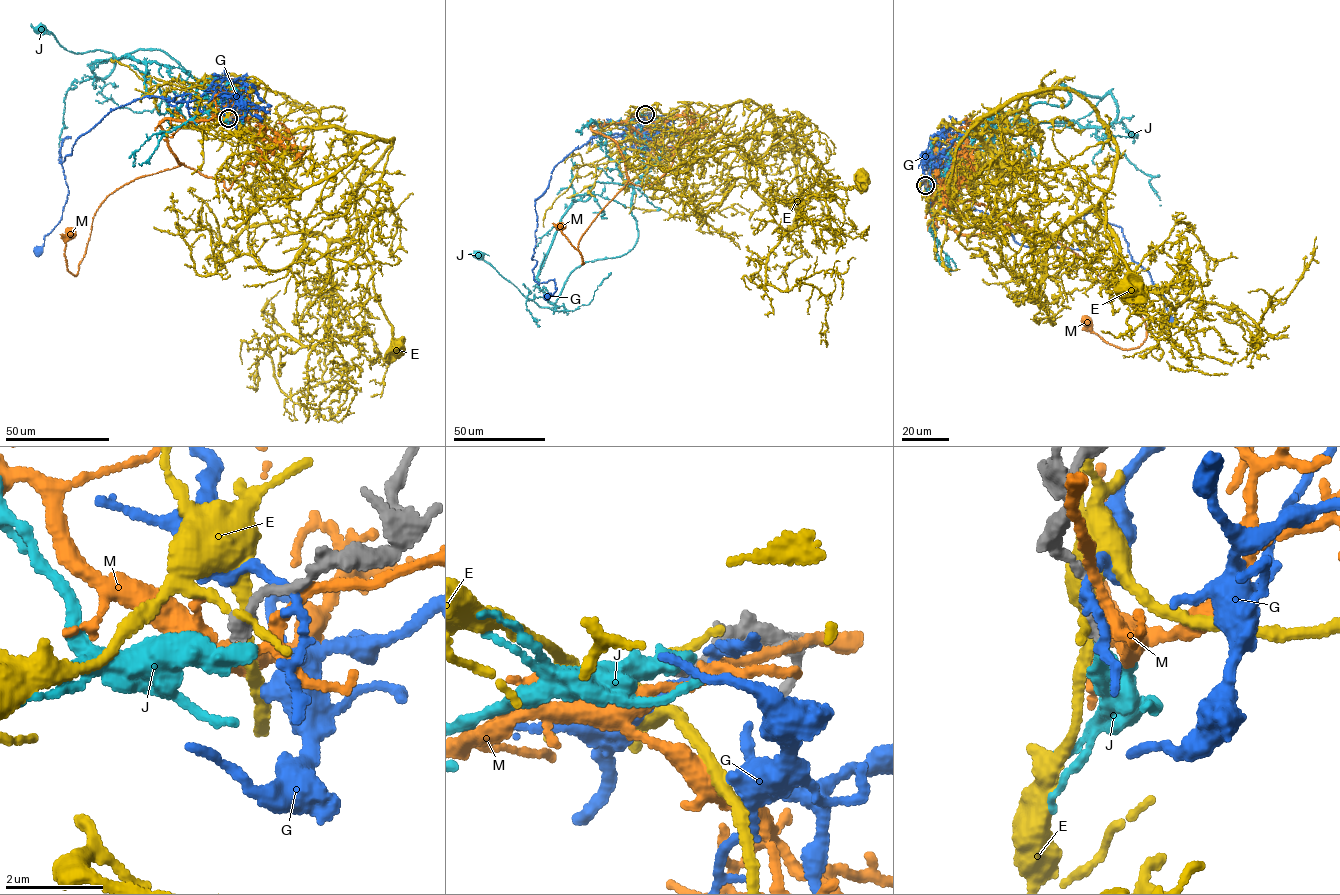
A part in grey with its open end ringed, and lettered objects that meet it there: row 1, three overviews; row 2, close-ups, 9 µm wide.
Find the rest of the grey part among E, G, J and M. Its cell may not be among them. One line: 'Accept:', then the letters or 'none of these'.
Accept: none of these

